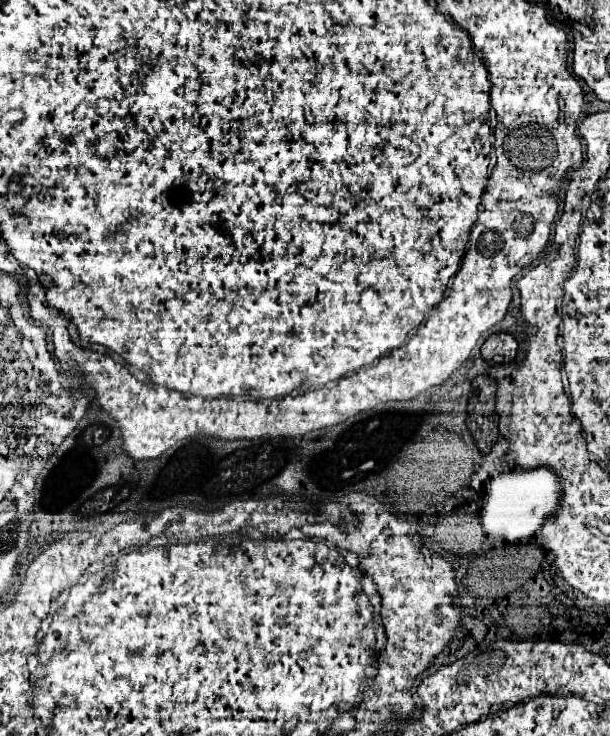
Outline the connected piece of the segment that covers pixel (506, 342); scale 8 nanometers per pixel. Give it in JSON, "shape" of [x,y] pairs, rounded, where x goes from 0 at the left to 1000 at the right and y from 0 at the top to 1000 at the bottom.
{"shape":[[[813,452],[813,455],[803,455],[793,469],[790,469],[790,488],[803,490],[807,485],[823,485],[826,493],[836,493],[846,482],[846,474],[849,474],[849,463],[833,455],[833,452]]]}

